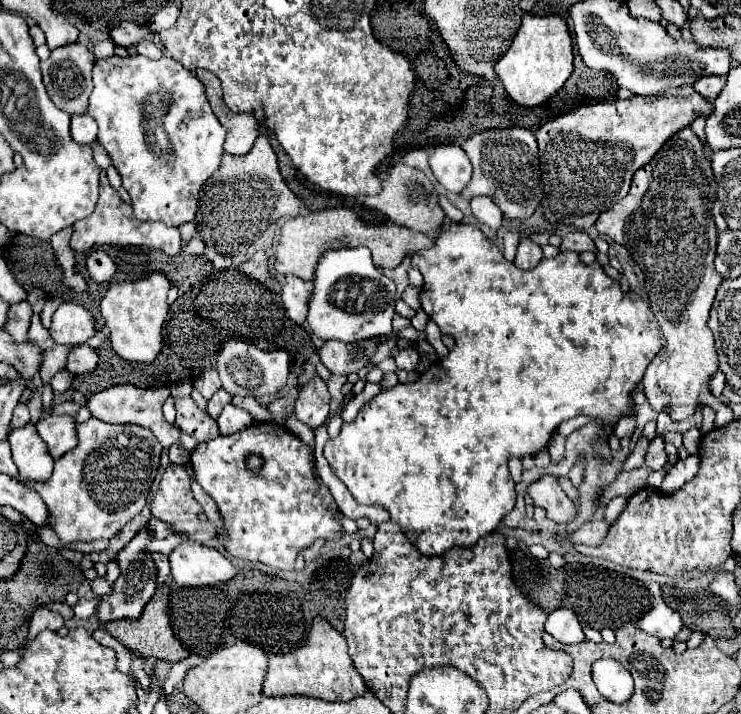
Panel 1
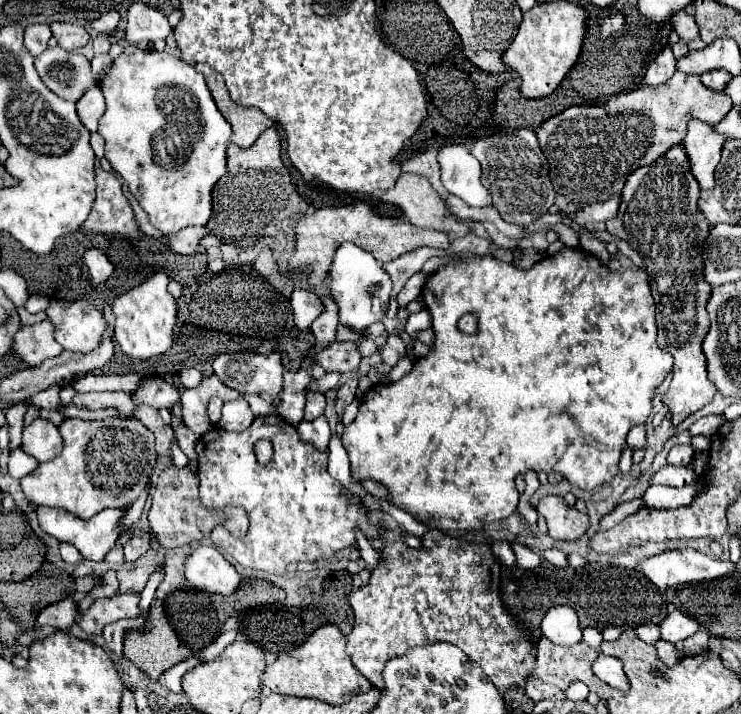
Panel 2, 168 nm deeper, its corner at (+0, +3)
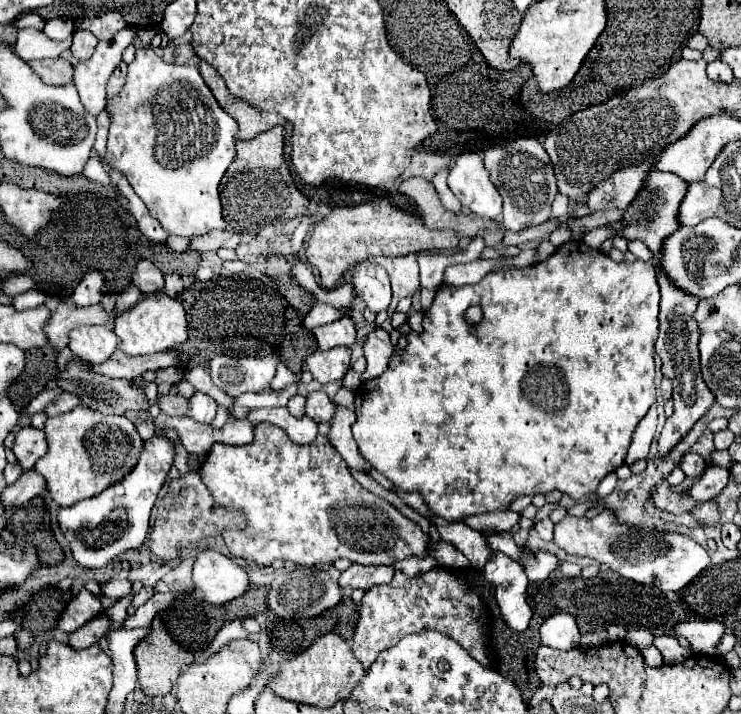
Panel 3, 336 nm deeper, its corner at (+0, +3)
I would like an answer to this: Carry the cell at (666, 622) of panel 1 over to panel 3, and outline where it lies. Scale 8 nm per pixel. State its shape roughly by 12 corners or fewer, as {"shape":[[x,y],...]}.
{"shape":[[688,620],[676,626],[694,654],[720,658],[724,624]]}

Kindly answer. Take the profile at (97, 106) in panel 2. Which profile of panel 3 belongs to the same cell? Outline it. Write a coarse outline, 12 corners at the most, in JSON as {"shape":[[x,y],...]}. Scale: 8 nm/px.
{"shape":[[136,30],[100,40],[90,60],[78,62],[74,84],[98,116],[106,106],[106,82],[132,44]]}

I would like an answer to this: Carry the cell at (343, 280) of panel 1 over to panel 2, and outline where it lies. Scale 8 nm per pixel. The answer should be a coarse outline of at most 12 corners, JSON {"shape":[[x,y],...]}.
{"shape":[[344,242],[328,278],[346,328],[386,316],[392,282],[368,250]]}

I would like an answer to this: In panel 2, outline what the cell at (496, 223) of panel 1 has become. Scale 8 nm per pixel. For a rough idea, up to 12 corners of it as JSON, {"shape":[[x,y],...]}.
{"shape":[[462,146],[440,148],[444,188],[468,206],[490,206],[480,162]]}

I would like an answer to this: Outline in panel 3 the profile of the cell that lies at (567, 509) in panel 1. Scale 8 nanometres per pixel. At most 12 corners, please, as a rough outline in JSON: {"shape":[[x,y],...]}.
{"shape":[[566,516],[554,542],[620,576],[678,592],[710,564],[692,538]]}

